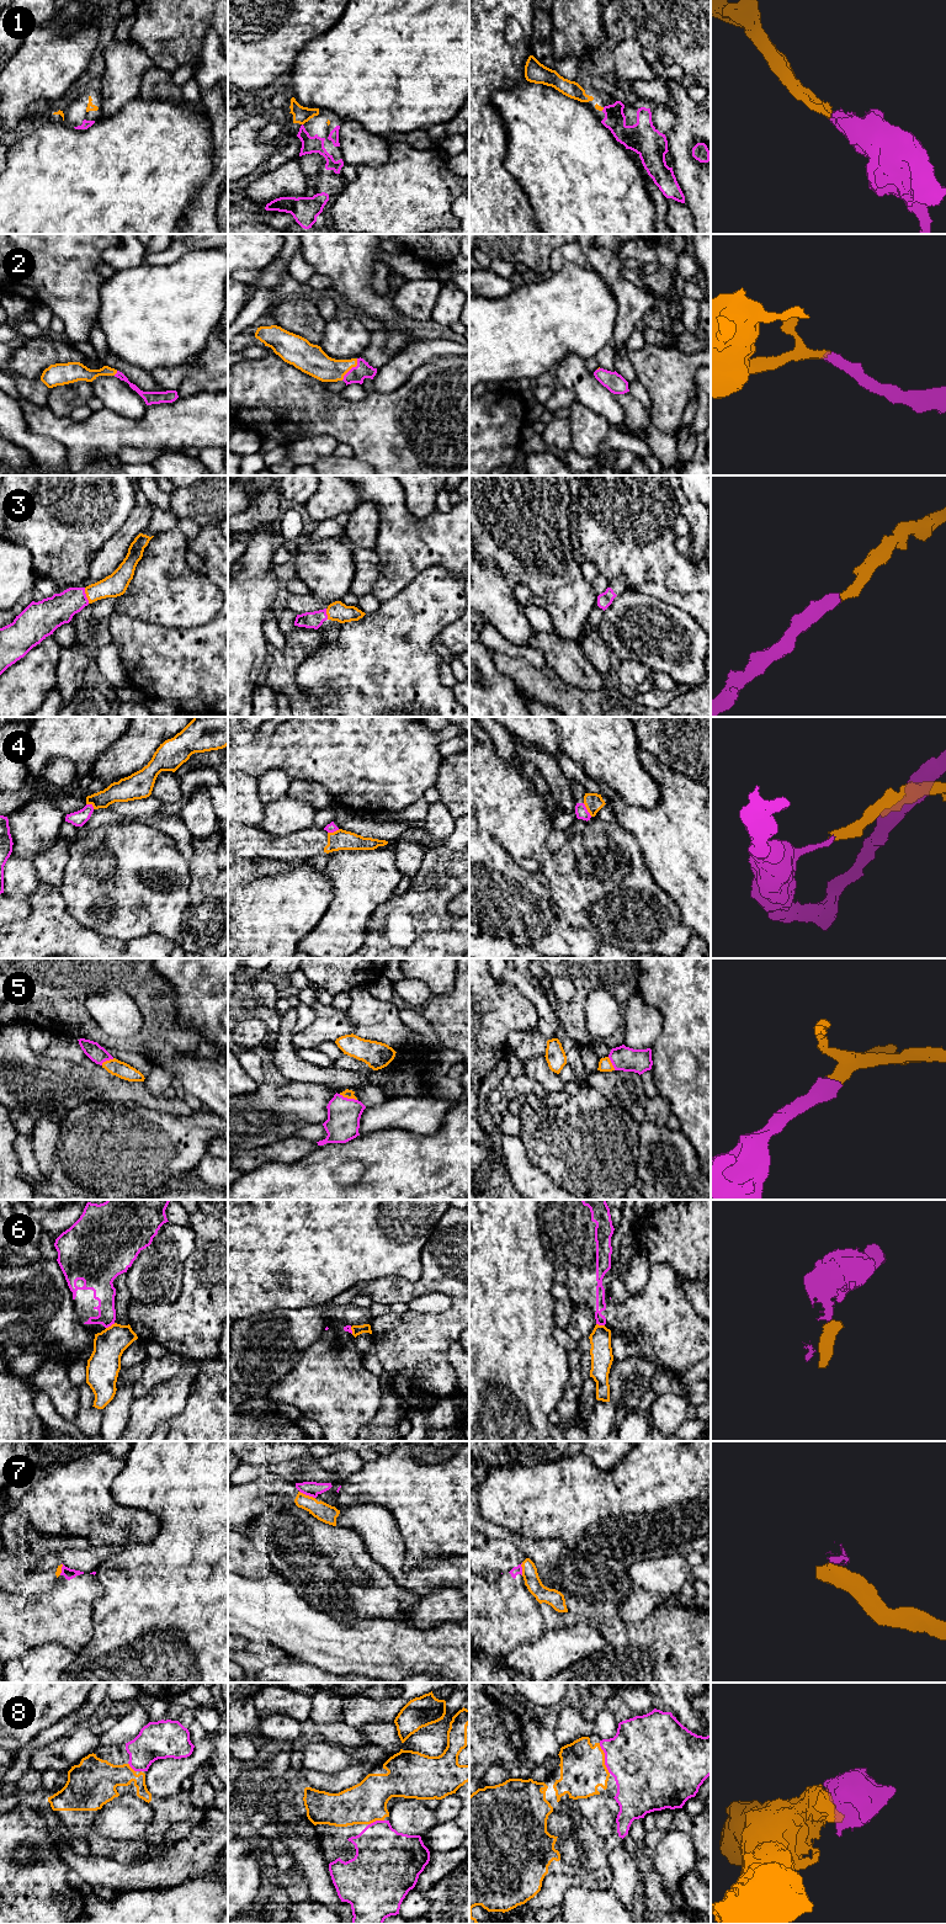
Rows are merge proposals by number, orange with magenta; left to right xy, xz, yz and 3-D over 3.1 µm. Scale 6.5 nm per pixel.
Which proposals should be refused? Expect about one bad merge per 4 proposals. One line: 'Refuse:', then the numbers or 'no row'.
Refuse: 4, 6, 7

